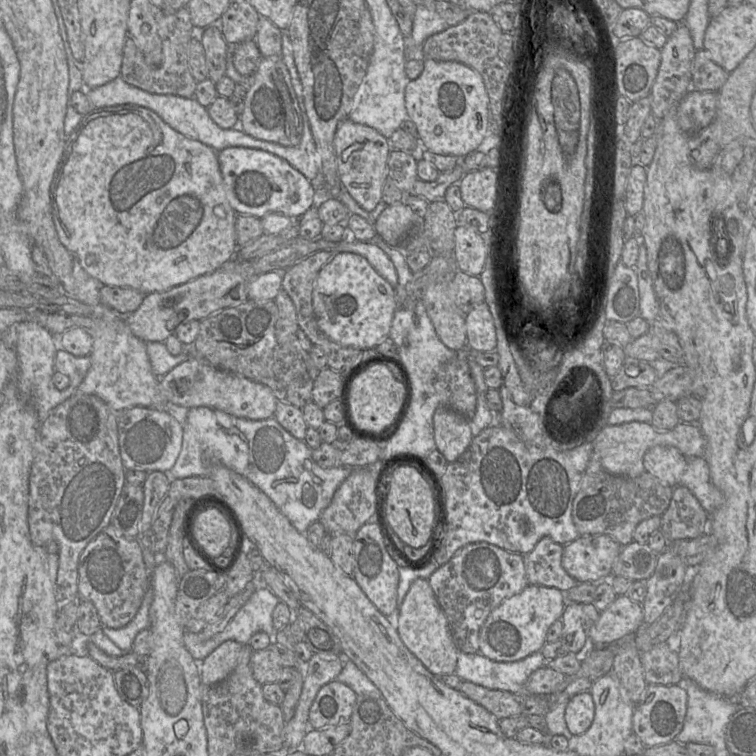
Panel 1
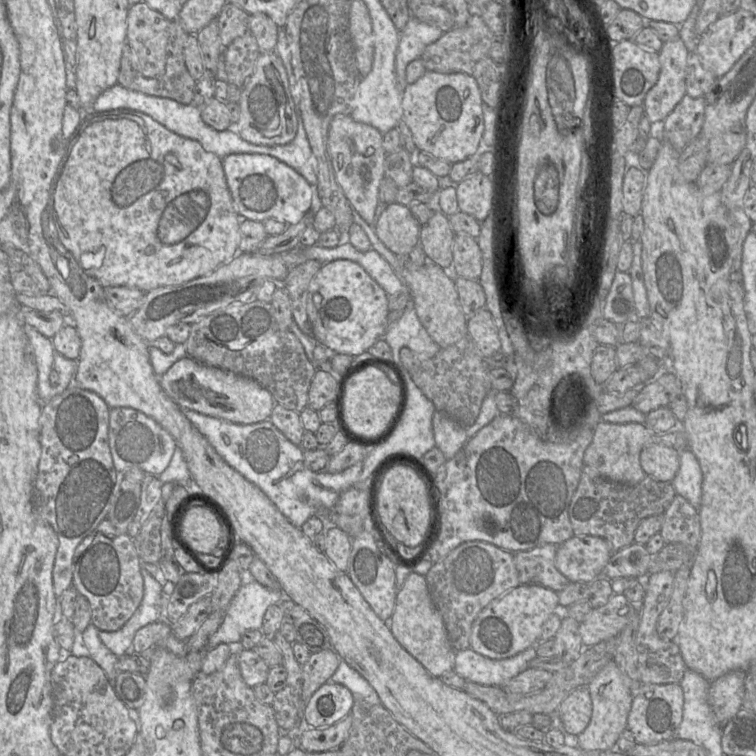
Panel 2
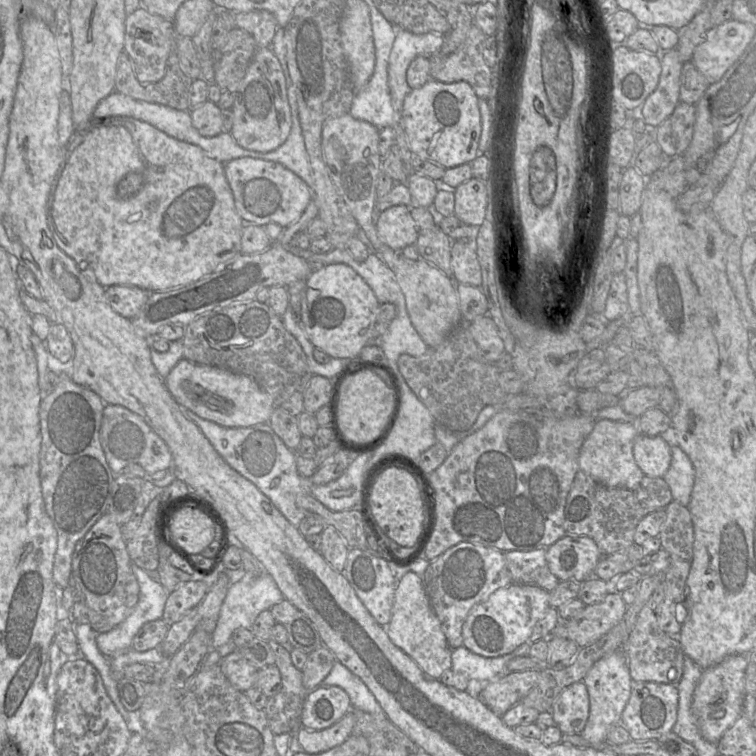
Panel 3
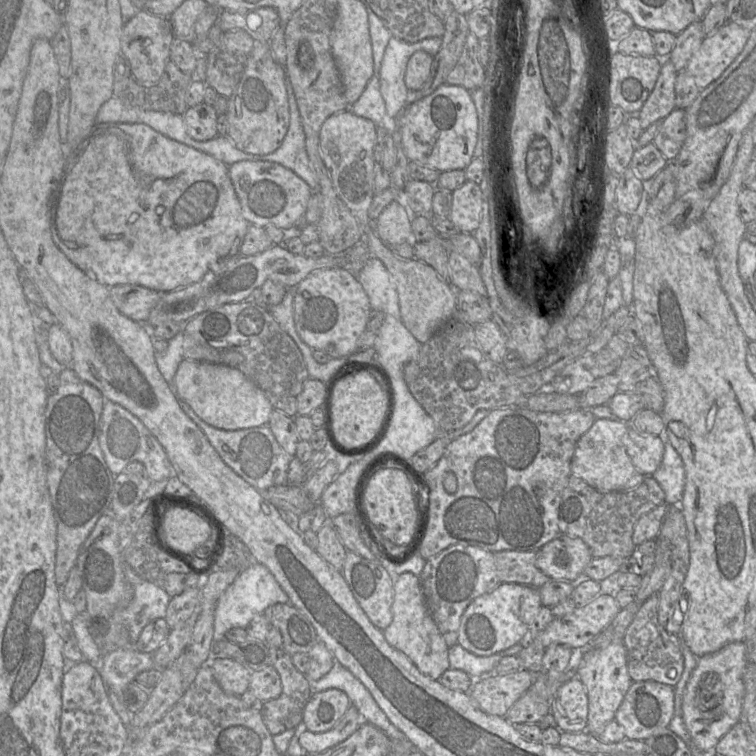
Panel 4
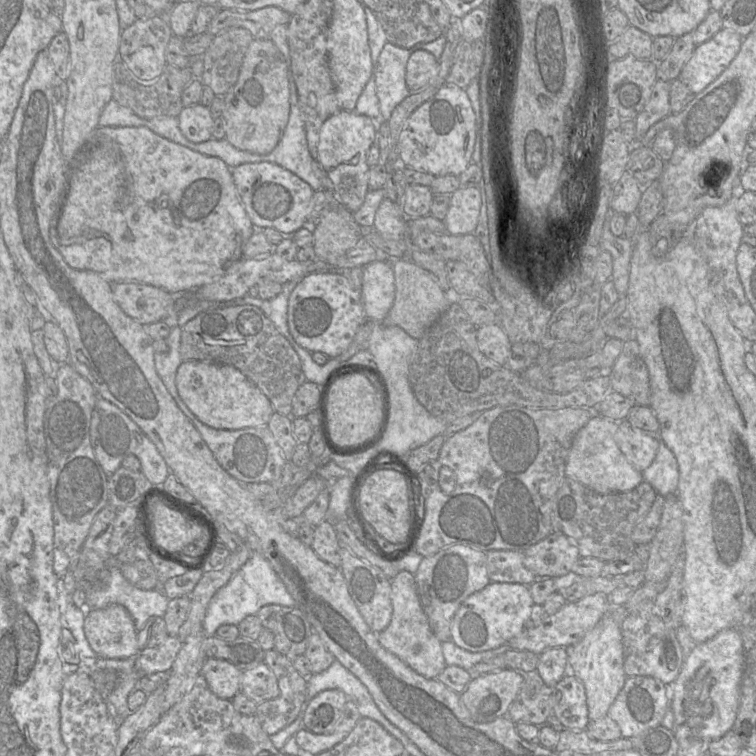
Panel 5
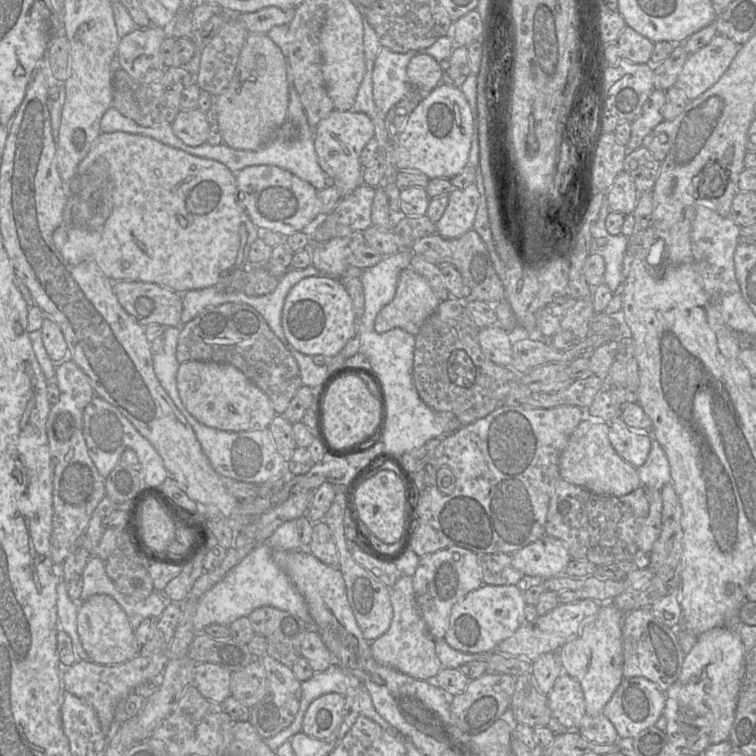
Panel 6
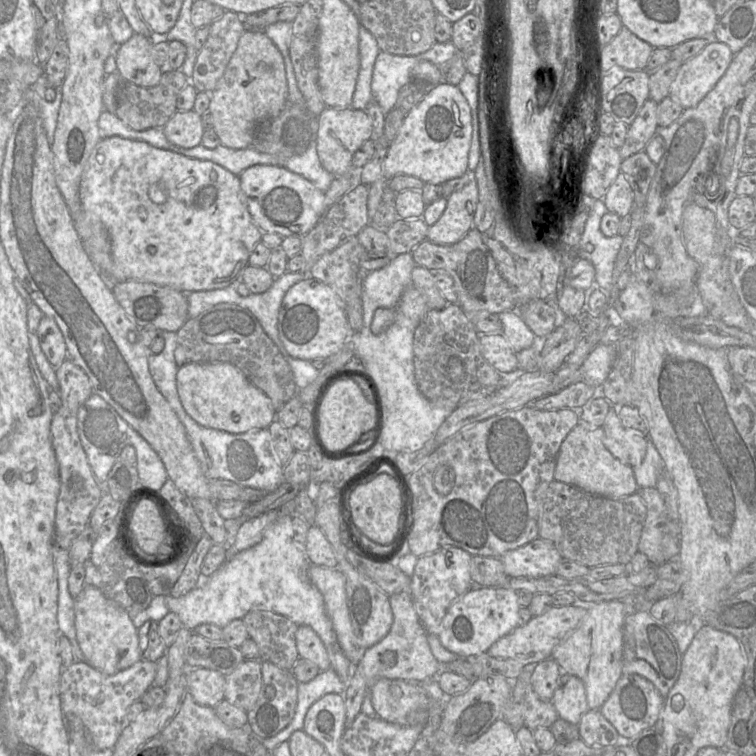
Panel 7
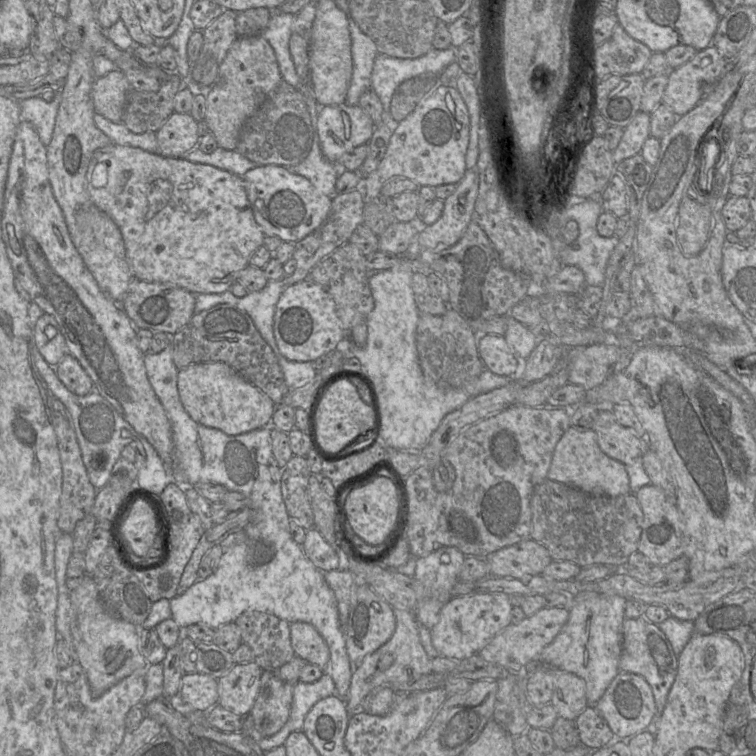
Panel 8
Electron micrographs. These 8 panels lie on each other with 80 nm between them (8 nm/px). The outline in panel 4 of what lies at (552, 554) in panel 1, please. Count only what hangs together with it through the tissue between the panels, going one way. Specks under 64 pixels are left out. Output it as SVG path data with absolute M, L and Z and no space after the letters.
M500 551L494 553L501 583L517 583L539 589L551 578L536 566L537 551Z

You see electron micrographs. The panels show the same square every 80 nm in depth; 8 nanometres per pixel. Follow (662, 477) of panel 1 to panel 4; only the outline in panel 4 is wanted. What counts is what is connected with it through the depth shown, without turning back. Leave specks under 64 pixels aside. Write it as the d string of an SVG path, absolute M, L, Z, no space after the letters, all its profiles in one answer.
M629 426L623 443L632 464L644 476L651 476L661 465L664 444L657 435L639 433Z

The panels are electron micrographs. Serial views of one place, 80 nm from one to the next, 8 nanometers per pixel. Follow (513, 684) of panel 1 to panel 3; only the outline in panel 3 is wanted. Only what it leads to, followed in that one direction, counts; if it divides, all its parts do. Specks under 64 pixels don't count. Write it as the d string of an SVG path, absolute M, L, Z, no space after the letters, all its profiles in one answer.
M531 641L519 645L511 653L497 656L484 657L470 651L465 646L452 649L451 669L462 673L474 684L487 683L504 674L508 674L506 667L509 661L518 656L528 656Z

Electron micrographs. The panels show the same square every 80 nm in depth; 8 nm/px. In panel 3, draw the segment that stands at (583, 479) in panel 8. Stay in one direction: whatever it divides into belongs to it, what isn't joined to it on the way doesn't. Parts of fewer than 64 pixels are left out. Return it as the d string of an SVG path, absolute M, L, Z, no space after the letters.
M597 419L580 448L579 469L606 487L636 489L645 476L633 456L634 440L639 434L637 423Z

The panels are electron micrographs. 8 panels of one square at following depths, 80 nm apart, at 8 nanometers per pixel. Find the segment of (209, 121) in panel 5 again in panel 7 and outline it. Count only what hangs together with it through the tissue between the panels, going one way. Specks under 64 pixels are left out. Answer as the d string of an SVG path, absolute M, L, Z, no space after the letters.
M193 109L176 111L163 127L166 139L174 146L190 149L201 144L202 119Z

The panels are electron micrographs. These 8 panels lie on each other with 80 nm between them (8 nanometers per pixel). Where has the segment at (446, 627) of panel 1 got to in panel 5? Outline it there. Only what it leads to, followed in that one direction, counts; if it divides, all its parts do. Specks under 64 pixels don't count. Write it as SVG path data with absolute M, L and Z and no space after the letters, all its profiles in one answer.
M403 570L391 581L392 620L385 630L378 634L380 644L400 658L405 664L427 679L436 679L445 669L442 642L433 633L425 614L414 574Z

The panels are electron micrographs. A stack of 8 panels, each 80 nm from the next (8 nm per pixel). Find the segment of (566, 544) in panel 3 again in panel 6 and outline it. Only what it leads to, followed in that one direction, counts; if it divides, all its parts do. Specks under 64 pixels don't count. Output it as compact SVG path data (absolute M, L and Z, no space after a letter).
M548 535L512 554L513 567L522 572L527 579L536 580L563 574L571 560L566 545Z

